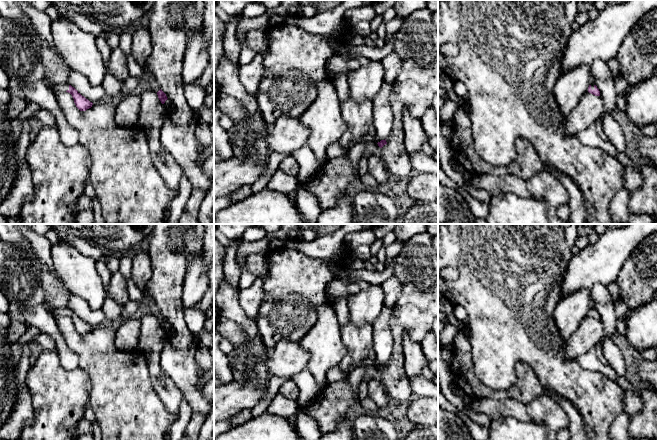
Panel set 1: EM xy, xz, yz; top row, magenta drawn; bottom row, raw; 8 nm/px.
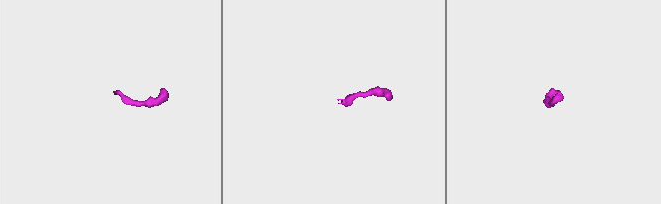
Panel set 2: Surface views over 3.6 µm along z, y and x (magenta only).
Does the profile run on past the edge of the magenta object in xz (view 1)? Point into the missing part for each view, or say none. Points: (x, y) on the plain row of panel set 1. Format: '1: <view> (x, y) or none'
1: none

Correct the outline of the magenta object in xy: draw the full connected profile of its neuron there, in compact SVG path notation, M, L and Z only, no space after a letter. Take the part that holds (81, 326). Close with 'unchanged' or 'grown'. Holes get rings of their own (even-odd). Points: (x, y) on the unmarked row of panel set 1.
M49 307L49 311L54 315L55 318L58 318L60 316L68 316L72 319L74 323L74 327L76 331L80 335L86 335L87 333L91 332L93 327L90 326L88 323L86 323L84 320L82 320L74 311L68 308L53 308Z; grown

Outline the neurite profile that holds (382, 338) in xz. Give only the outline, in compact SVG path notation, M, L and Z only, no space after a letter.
M384 306L379 317L372 324L373 351L375 352L374 364L369 366L362 363L347 376L350 387L355 394L358 392L358 385L362 381L366 370L369 368L377 368L381 364L387 363L392 355L393 336L389 327L389 319L392 313L393 307Z

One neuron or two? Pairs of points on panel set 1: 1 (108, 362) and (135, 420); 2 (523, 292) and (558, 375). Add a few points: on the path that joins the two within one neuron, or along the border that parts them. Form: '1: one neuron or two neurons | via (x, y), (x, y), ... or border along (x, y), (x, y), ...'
1: one neuron | via (116, 376), (120, 380), (121, 396), (126, 406)
2: one neuron | via (523, 313), (523, 328), (542, 347), (545, 354)

